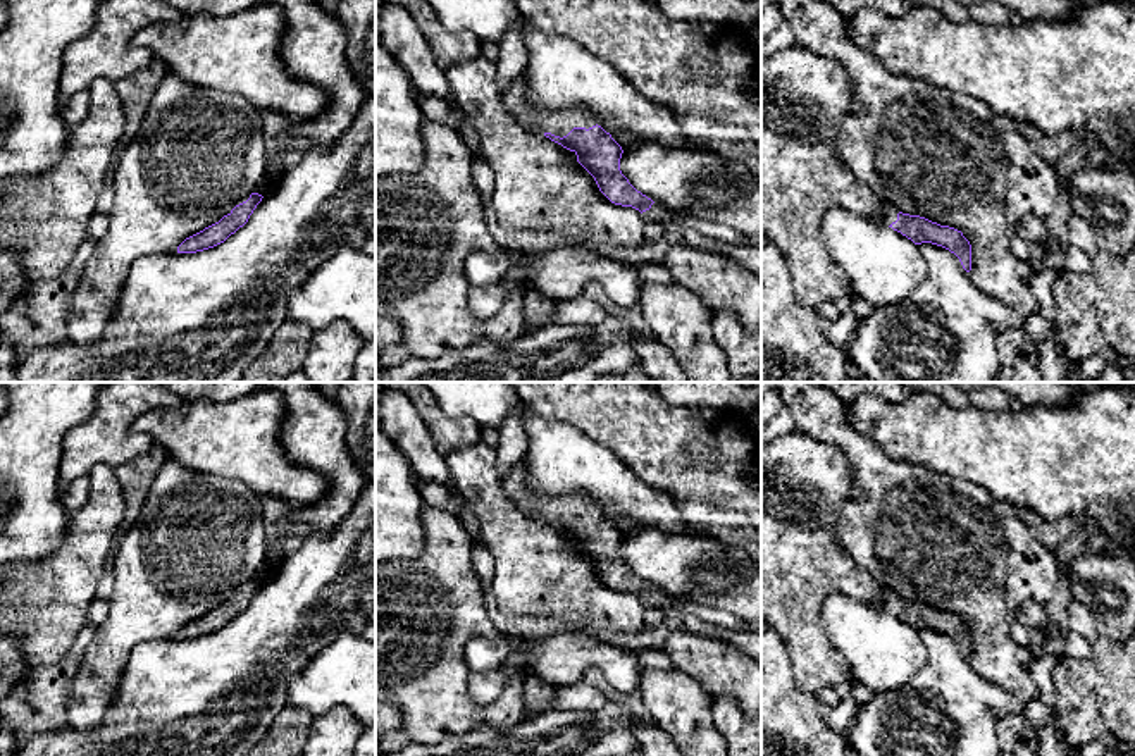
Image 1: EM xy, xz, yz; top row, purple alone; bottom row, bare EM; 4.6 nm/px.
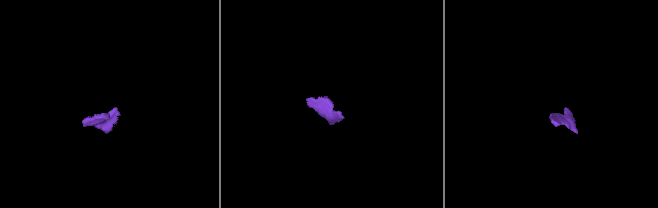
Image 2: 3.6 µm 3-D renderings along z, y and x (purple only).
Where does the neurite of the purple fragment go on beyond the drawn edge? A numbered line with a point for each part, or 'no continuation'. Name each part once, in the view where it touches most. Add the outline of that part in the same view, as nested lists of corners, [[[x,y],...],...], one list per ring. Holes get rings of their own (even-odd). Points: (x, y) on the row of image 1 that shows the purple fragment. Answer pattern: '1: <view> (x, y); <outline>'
1: xz (560, 123); [[[522,74],[506,88],[501,96],[506,110],[515,117],[517,122],[536,127],[543,133],[551,133],[563,138],[574,127],[589,129],[596,126],[592,115],[582,108],[544,112],[532,107],[525,98],[525,83]]]
2: xz (657, 212); [[[653,203],[649,210],[642,212],[644,222],[661,222],[670,219],[670,212],[660,203]]]

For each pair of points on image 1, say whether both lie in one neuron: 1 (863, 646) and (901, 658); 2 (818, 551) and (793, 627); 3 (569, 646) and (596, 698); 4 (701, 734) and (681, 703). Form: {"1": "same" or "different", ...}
{"1": "same", "2": "same", "3": "different", "4": "same"}

